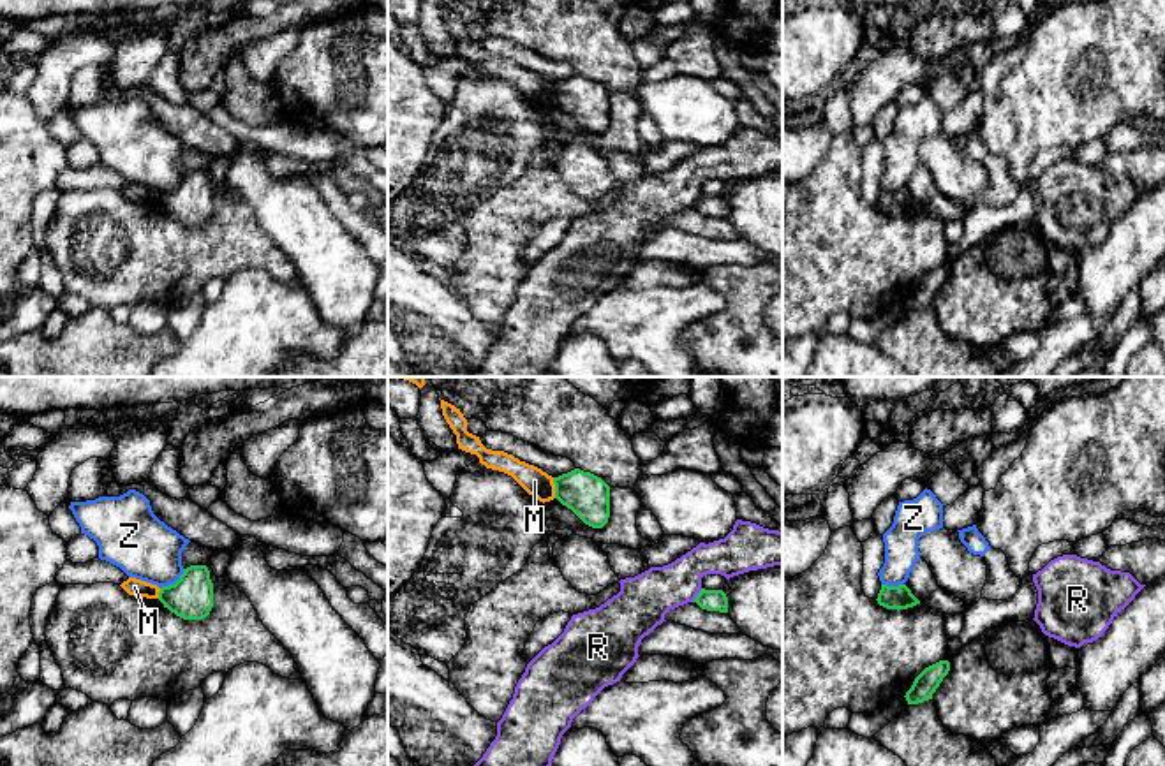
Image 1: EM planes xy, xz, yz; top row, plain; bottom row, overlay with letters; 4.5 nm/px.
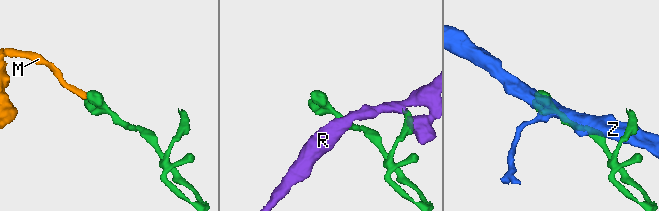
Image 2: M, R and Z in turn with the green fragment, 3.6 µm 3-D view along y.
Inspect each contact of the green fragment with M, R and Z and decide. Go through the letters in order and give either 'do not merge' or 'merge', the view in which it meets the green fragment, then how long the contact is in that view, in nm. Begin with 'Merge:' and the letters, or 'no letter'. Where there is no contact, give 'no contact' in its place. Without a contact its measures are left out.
Merge: no letter
M: do not merge; contact in xz; length 100 nm
R: do not merge; contact in xz; length 80 nm
Z: do not merge; contact in xy; length 140 nm

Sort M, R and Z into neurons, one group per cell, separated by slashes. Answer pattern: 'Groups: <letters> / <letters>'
Groups: M / R / Z

